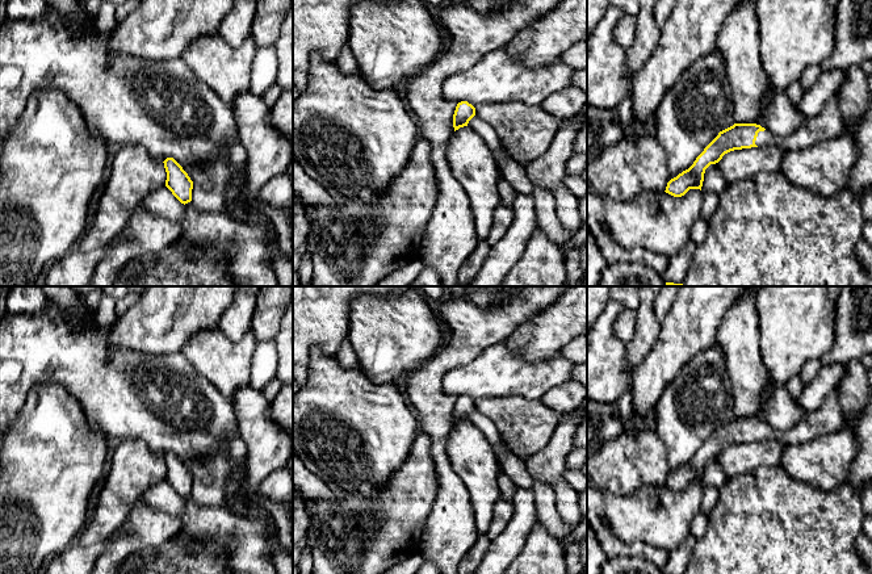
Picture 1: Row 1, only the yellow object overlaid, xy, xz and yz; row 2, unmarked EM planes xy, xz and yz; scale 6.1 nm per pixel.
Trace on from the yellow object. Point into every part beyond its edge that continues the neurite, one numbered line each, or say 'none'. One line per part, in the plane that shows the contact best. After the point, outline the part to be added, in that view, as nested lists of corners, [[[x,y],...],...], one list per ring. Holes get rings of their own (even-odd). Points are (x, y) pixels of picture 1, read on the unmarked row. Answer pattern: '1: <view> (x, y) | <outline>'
1: yz (828, 418) | [[[833,391],[813,411],[805,411],[800,420],[787,431],[774,430],[771,426],[759,426],[756,440],[775,440],[784,445],[806,444],[819,436],[843,430],[844,411],[838,394]]]

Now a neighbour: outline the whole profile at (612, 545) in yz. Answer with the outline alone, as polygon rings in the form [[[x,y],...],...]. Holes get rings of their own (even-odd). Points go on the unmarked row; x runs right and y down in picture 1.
[[[592,510],[587,511],[587,523],[594,528],[607,558],[637,557],[654,563],[658,569],[665,570],[670,557],[668,550],[650,546],[642,541],[634,541],[632,544],[621,541]]]

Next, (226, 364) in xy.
[[[213,327],[192,338],[181,353],[226,399],[232,401],[240,387],[250,385],[256,343],[252,334],[231,342]]]

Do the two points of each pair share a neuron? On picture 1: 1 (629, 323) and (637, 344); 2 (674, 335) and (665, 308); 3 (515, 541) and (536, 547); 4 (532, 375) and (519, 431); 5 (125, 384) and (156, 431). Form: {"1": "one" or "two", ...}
{"1": "two", "2": "two", "3": "two", "4": "two", "5": "one"}

